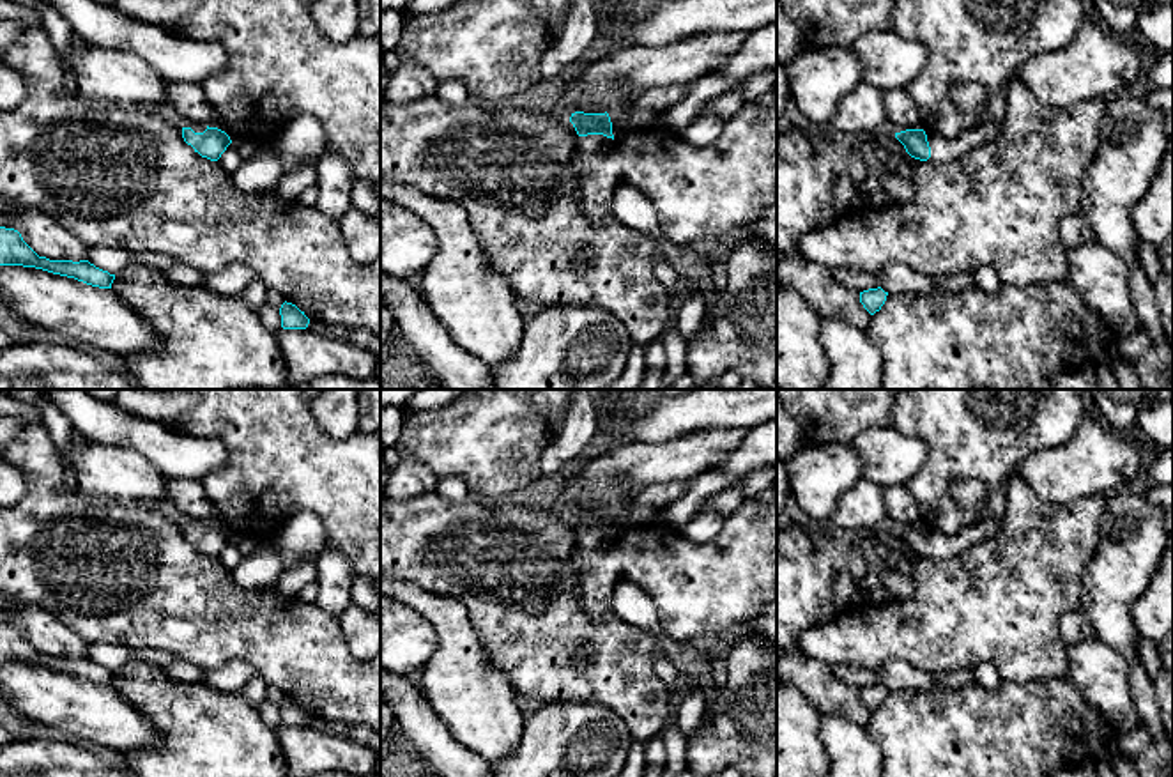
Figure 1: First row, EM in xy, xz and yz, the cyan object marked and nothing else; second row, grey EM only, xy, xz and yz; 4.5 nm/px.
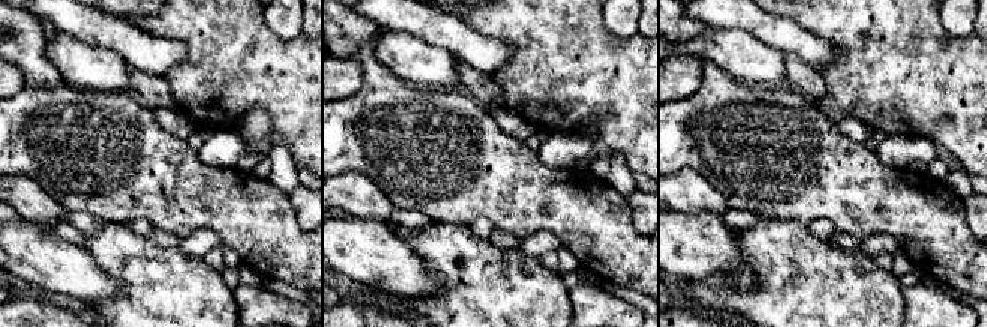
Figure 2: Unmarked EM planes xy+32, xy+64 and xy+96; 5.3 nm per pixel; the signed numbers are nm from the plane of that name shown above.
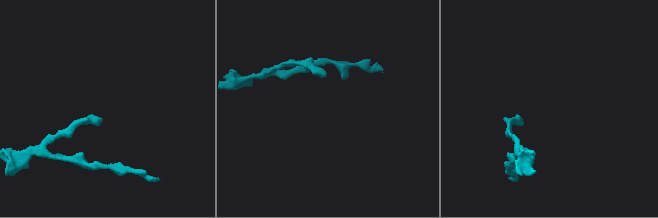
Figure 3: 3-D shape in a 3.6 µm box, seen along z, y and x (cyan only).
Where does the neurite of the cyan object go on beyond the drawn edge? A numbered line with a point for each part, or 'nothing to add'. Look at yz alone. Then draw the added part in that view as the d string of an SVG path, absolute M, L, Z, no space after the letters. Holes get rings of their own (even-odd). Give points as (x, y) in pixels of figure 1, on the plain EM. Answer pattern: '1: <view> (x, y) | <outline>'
1: yz (942, 546) | M984 519L977 522L975 526L970 526L957 533L955 536L947 536L938 529L925 527L927 538L931 543L931 558L934 559L947 559L954 558L964 550L968 550L971 545L993 538L1000 533L1001 520L1000 519Z

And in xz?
1: xz (591, 538) | M587 531L579 533L577 540L580 549L607 549L612 542L612 535L607 535L603 531Z

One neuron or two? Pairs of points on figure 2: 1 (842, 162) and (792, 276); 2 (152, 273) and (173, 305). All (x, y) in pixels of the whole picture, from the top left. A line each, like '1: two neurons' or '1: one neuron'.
1: two neurons
2: one neuron

